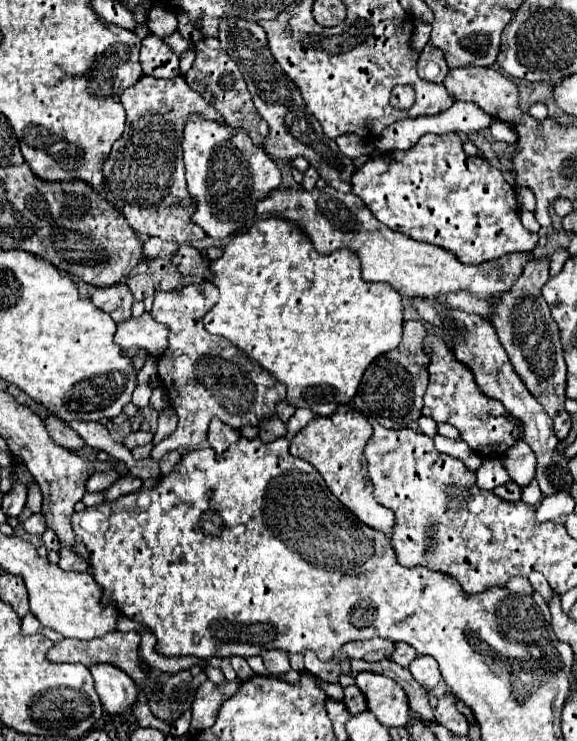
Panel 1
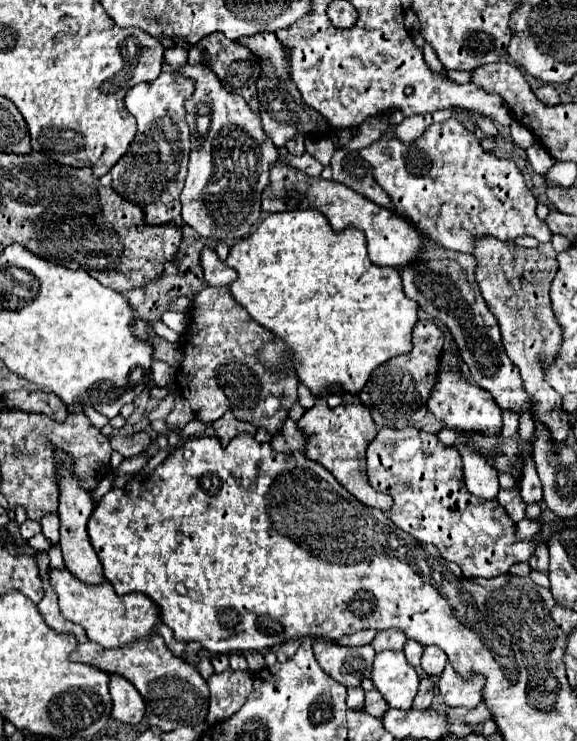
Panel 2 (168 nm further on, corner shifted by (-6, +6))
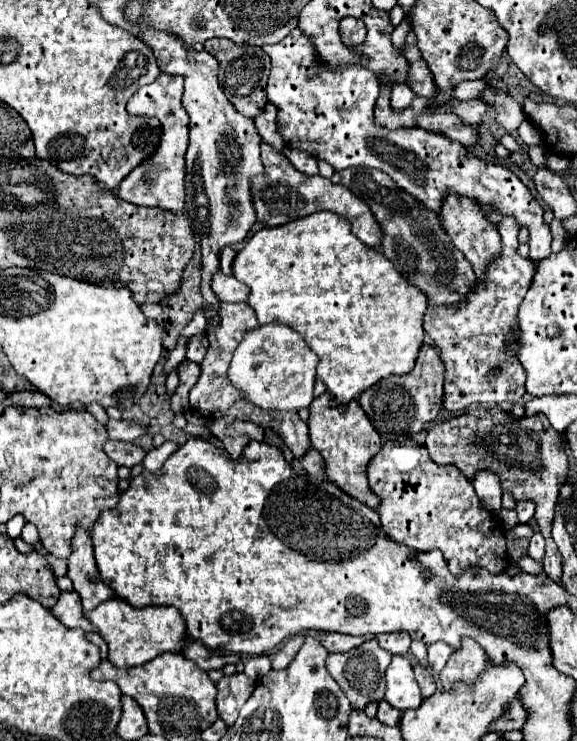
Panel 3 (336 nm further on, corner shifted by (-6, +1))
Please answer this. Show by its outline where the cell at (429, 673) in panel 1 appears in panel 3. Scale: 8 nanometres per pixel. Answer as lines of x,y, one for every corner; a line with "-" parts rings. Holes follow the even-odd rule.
433,643
429,647
429,657
427,659
429,659
429,667
431,667
431,671
435,675
443,671
443,667
445,667
445,663
447,663
451,653
453,653
453,649
447,643

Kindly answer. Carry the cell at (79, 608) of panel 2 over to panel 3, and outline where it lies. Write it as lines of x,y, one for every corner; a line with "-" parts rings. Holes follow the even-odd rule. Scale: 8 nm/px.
111,599
85,613
85,617
99,629
101,637
109,645
109,661
115,667
135,667
155,659
161,653
183,653
189,635
183,617
175,607
143,607
135,609
121,599

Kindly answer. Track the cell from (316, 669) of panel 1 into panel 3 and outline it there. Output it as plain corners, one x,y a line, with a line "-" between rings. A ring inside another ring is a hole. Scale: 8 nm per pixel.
367,639
363,645
351,649
349,653
333,653
327,657
327,671
337,681
345,697
351,701
351,707
361,711
371,699
381,701
385,695
385,669
389,667
391,653
379,647
377,639

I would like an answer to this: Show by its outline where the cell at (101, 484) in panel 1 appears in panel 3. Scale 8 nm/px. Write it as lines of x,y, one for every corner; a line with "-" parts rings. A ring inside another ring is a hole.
165,441
161,447
157,447
157,449
151,449
147,455
145,455
145,459
143,459
143,465
145,465
145,469
147,471
159,471
161,469
161,465
165,463
165,459
171,455
171,453
175,453
177,451
177,445
173,443
173,441

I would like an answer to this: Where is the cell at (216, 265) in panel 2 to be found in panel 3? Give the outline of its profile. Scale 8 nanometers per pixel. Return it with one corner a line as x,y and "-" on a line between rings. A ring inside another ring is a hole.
217,273
215,281
211,283
211,287
213,287
215,295
221,301
227,301
227,303
247,303
249,287
239,283
235,277
227,277
223,273

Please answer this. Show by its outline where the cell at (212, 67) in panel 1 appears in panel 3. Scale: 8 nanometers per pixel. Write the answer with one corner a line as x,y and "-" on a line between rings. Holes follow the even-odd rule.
211,39
203,43
203,49
211,53
219,61
219,85
227,99
235,105
235,109
247,117
257,117
263,113
267,105
267,77
271,69
271,61
261,47
251,45
235,45
227,39

